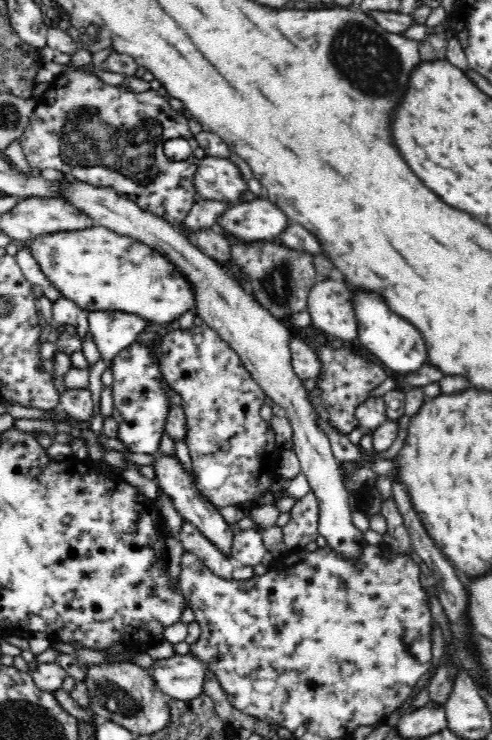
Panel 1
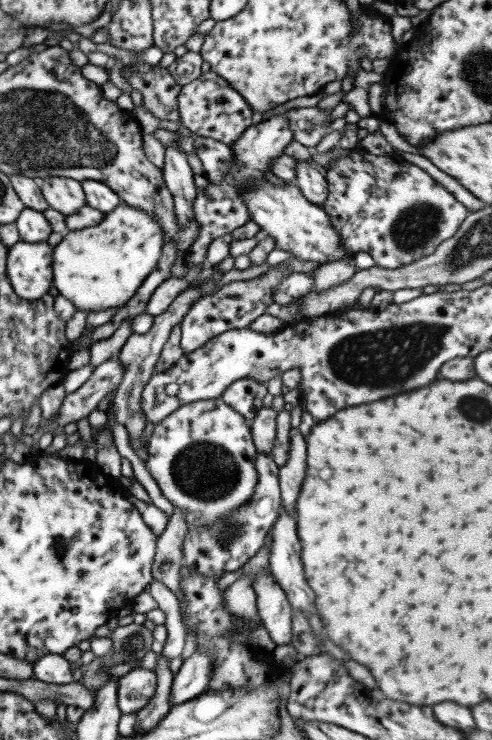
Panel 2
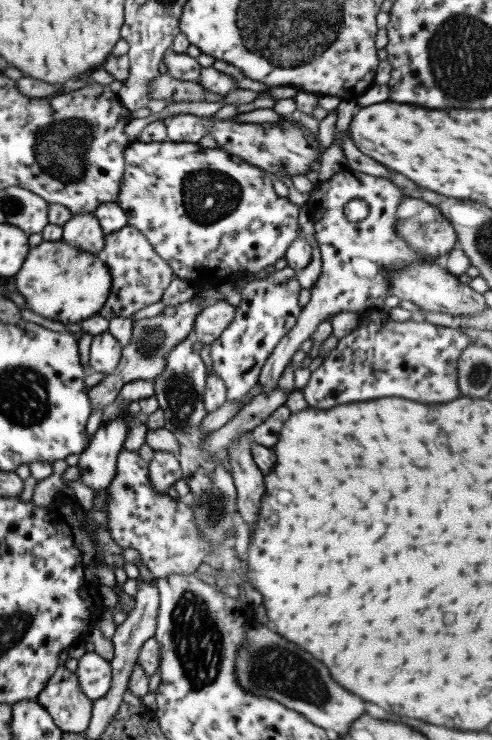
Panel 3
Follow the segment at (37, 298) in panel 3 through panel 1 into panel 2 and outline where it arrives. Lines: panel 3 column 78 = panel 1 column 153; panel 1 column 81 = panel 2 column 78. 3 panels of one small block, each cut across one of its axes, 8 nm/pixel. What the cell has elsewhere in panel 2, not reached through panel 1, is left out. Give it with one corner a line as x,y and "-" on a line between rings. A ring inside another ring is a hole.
124,202
107,212
96,226
69,231
63,237
54,247
53,293
90,312
117,309
128,303
145,278
157,270
166,240
160,223
150,213

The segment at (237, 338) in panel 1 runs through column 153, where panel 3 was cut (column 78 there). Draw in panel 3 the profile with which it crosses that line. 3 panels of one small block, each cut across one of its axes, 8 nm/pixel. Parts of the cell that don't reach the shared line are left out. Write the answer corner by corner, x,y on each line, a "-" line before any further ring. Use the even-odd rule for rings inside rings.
93,213
72,215
63,227
64,242
95,256
104,249
105,236

